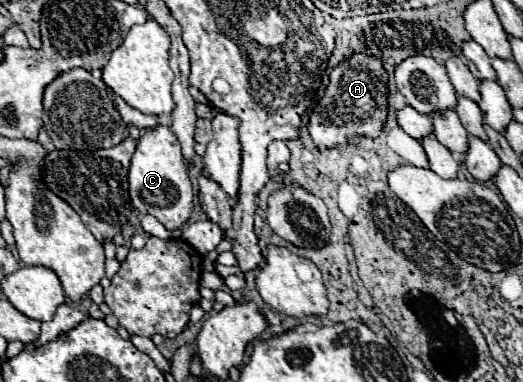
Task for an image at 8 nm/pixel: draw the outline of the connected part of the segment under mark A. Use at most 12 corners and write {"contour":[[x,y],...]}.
{"contour":[[354,52],[330,72],[306,128],[314,144],[380,136],[382,58]]}

